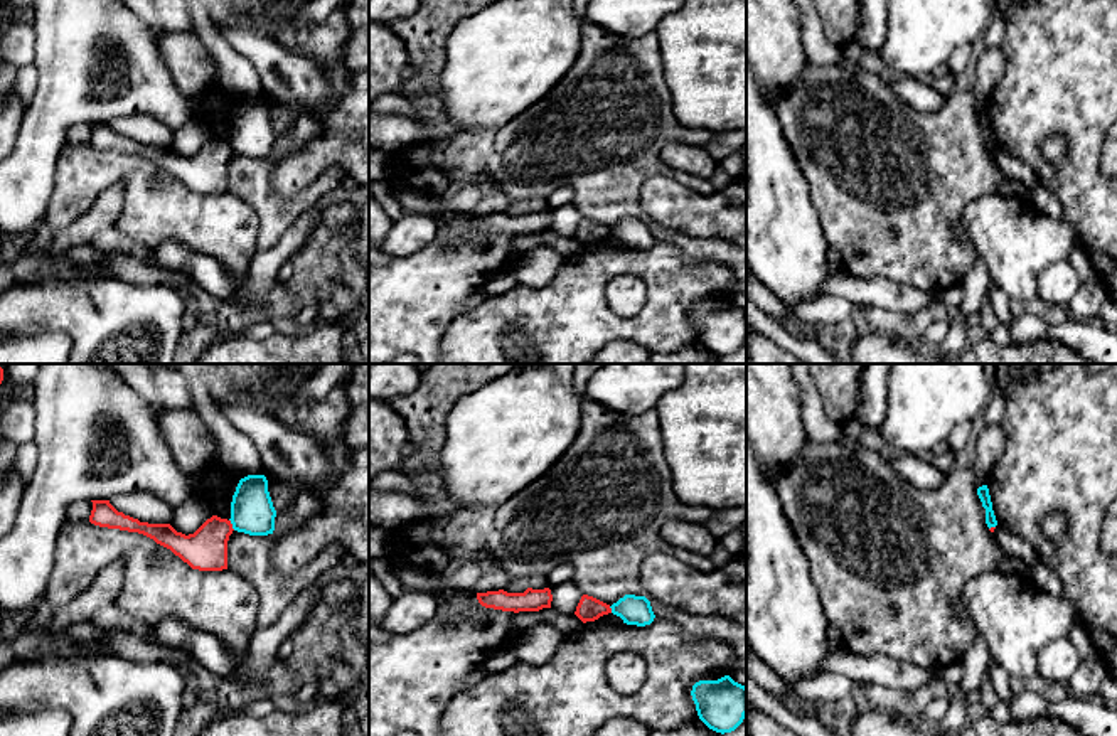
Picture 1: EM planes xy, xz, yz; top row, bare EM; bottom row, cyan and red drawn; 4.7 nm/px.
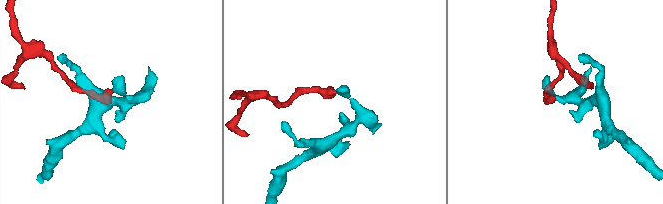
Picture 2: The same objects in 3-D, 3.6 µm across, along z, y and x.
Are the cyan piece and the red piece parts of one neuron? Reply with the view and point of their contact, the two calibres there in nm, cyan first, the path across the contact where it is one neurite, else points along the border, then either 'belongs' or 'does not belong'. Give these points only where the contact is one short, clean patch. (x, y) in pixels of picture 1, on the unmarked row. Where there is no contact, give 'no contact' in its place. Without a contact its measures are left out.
contact xy (231, 145); calibres 200 and 200 nm; border xy (229, 142), (235, 152); does not belong

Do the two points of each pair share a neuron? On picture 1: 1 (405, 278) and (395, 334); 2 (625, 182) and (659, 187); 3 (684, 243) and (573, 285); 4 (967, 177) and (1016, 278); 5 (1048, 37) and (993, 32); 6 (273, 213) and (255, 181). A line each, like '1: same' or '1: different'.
1: same
2: different
3: different
4: different
5: different
6: same

